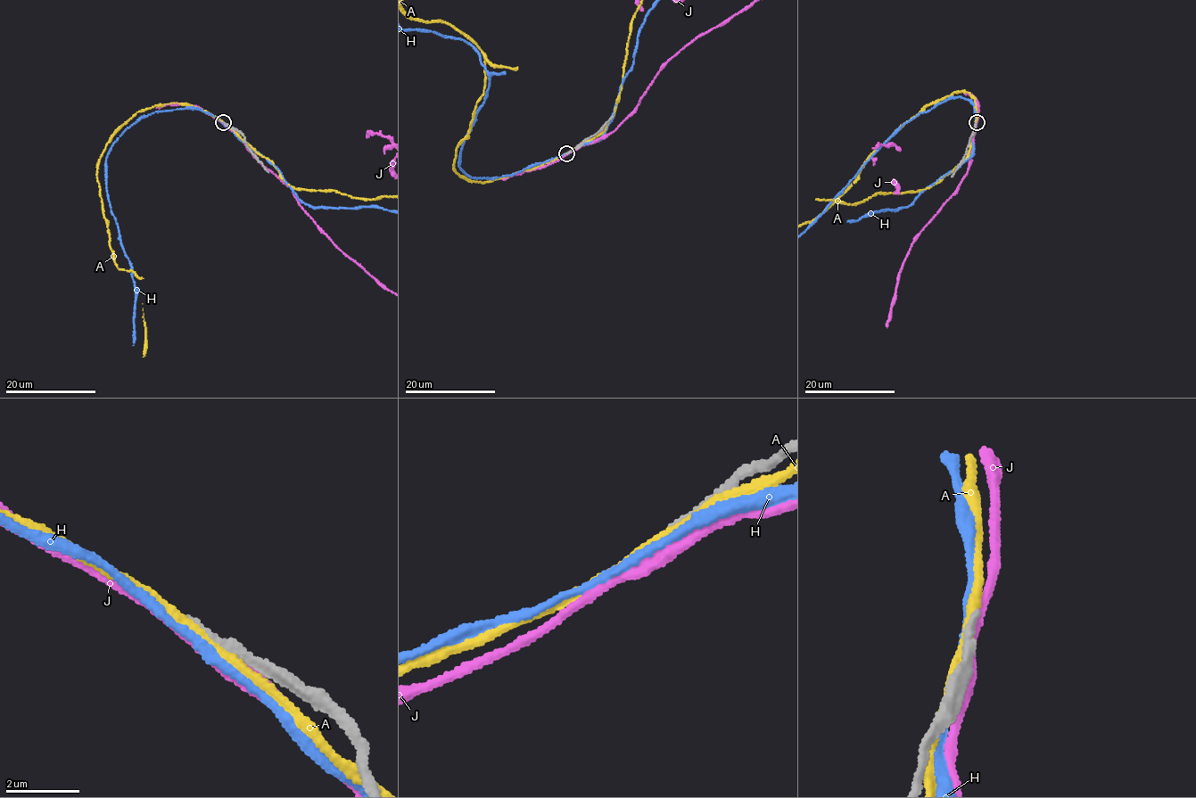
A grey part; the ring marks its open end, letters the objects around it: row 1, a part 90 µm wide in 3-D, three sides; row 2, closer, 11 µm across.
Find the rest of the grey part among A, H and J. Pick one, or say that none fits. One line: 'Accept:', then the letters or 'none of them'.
Accept: none of them

